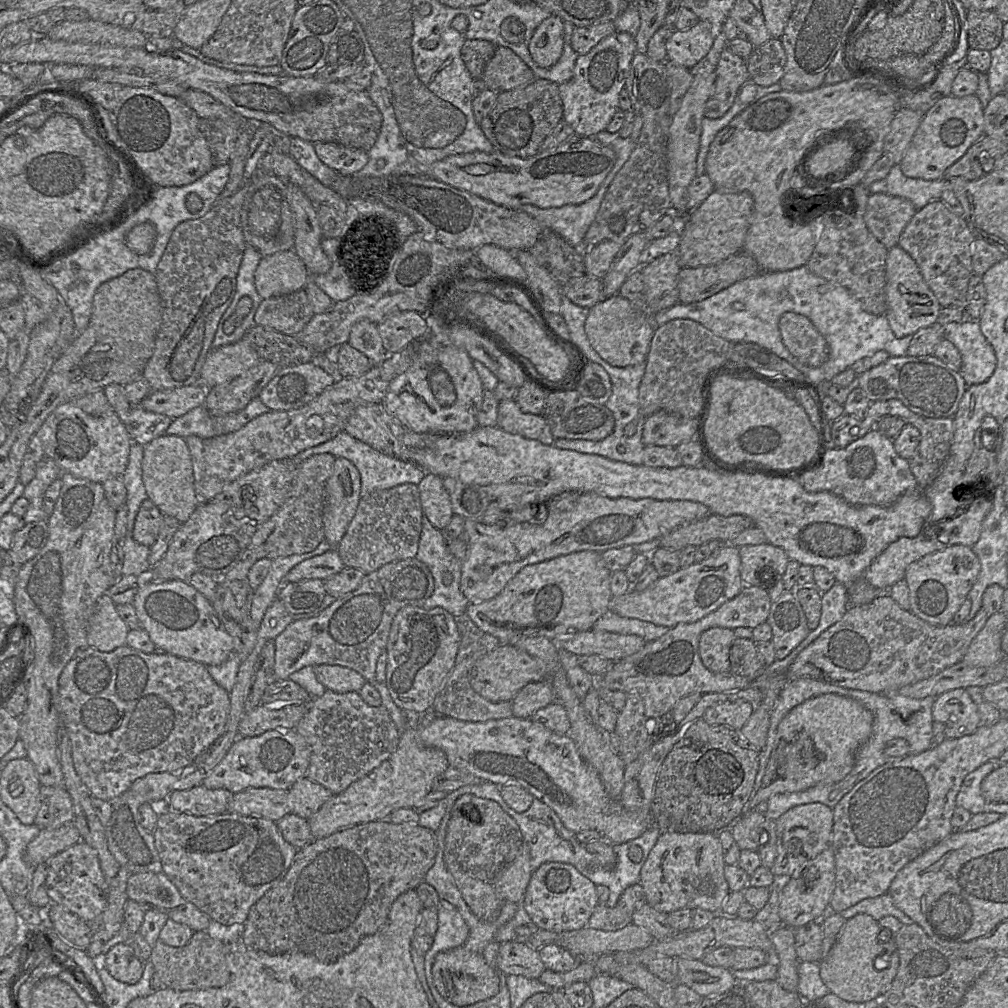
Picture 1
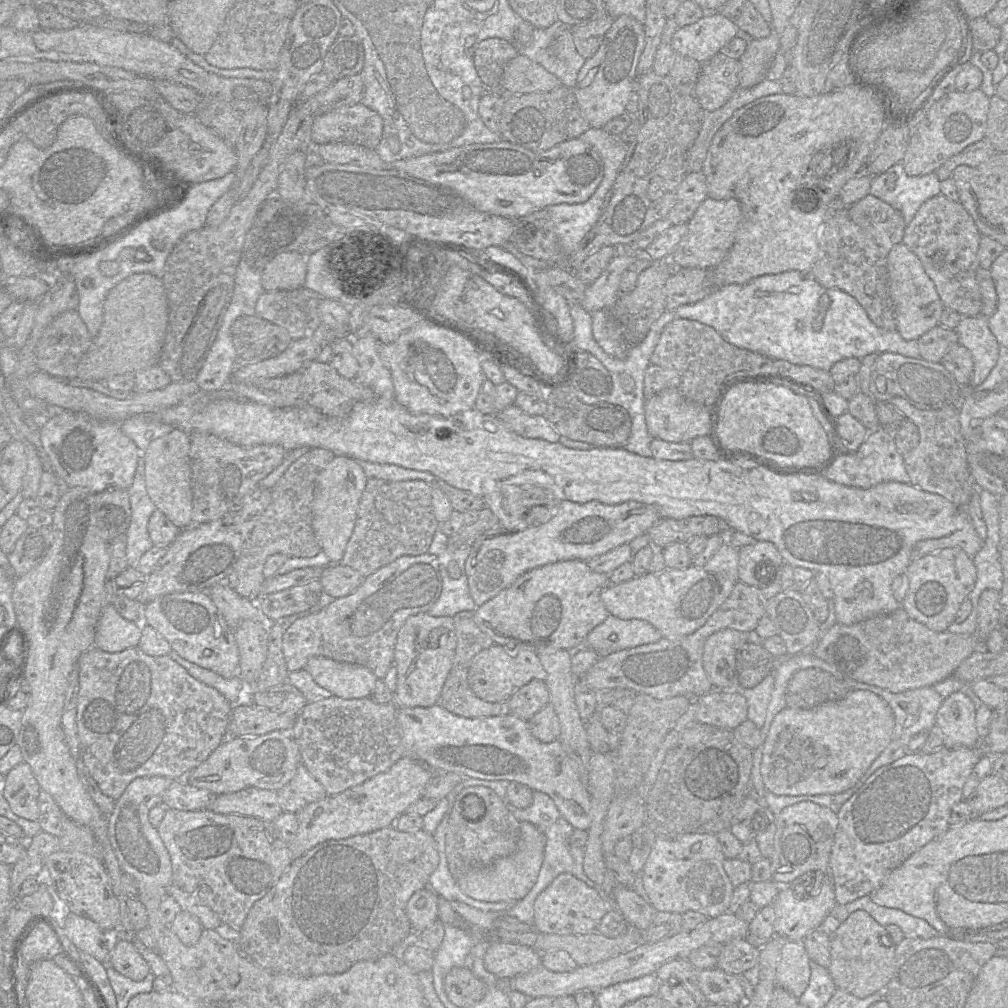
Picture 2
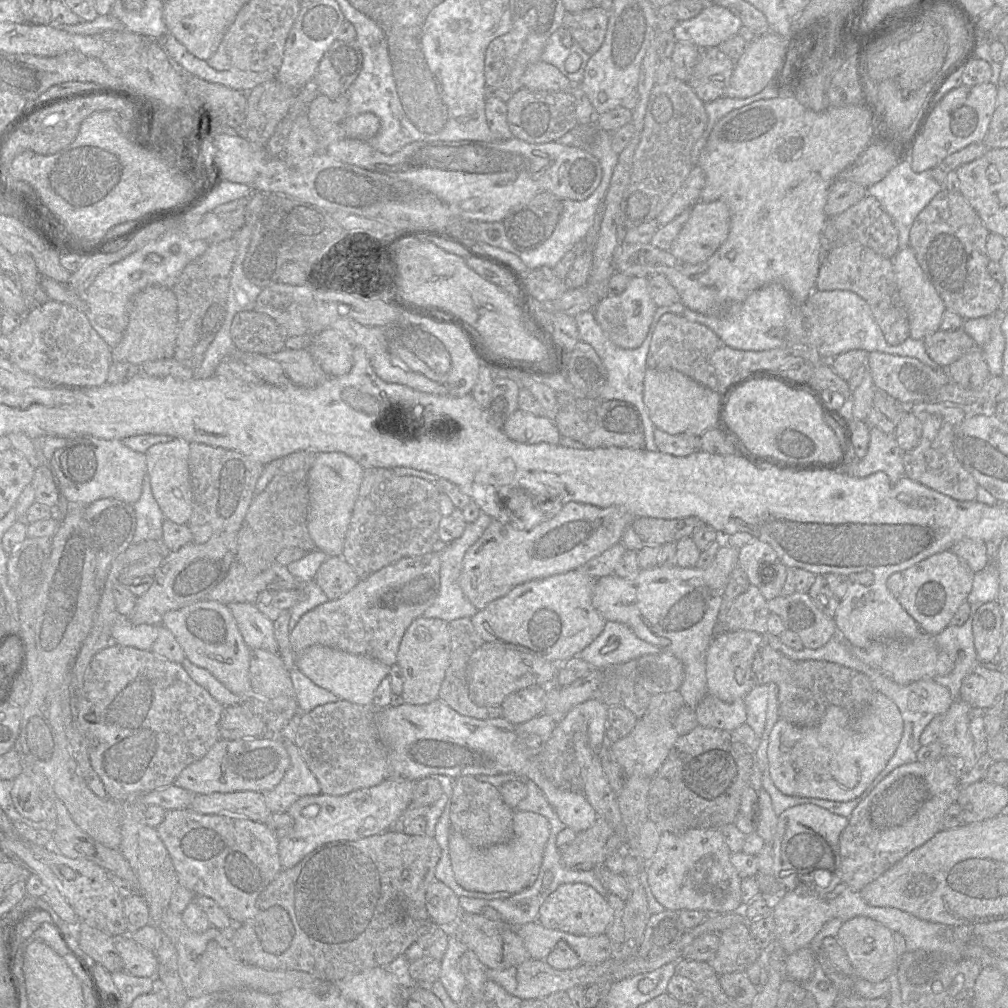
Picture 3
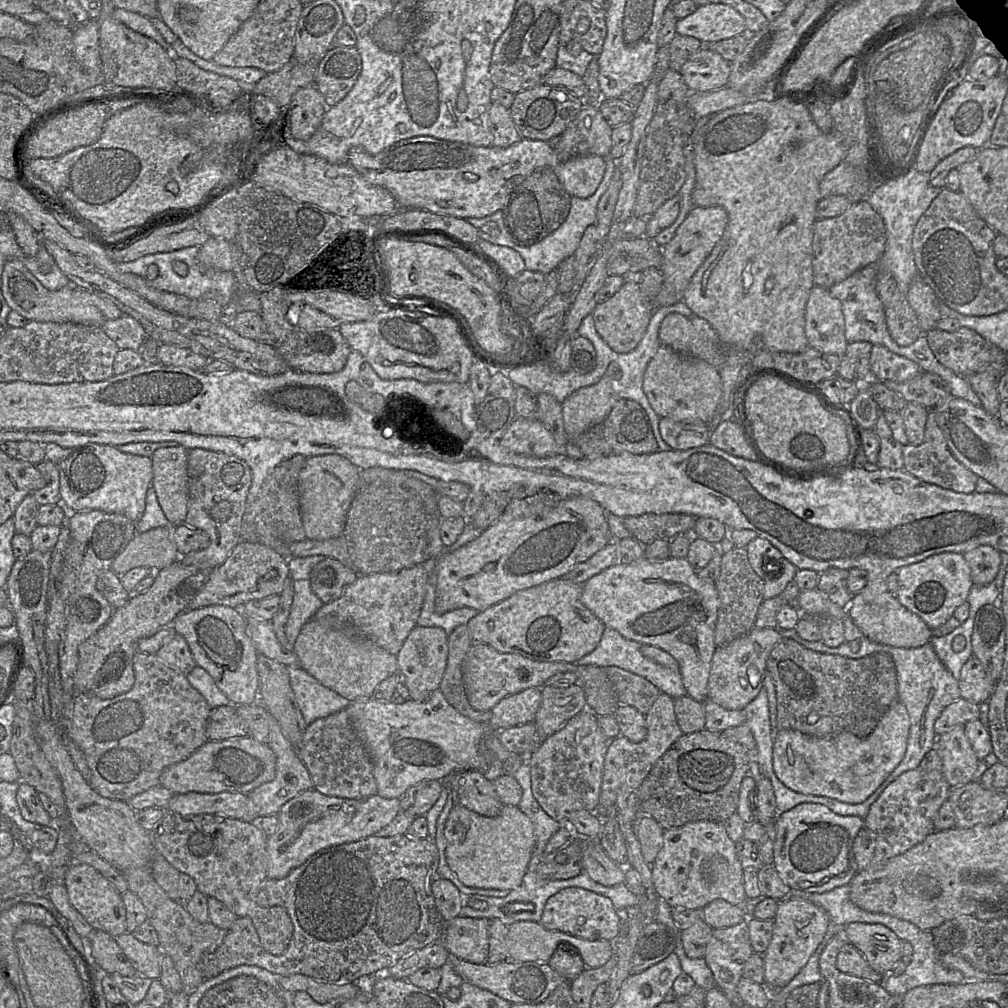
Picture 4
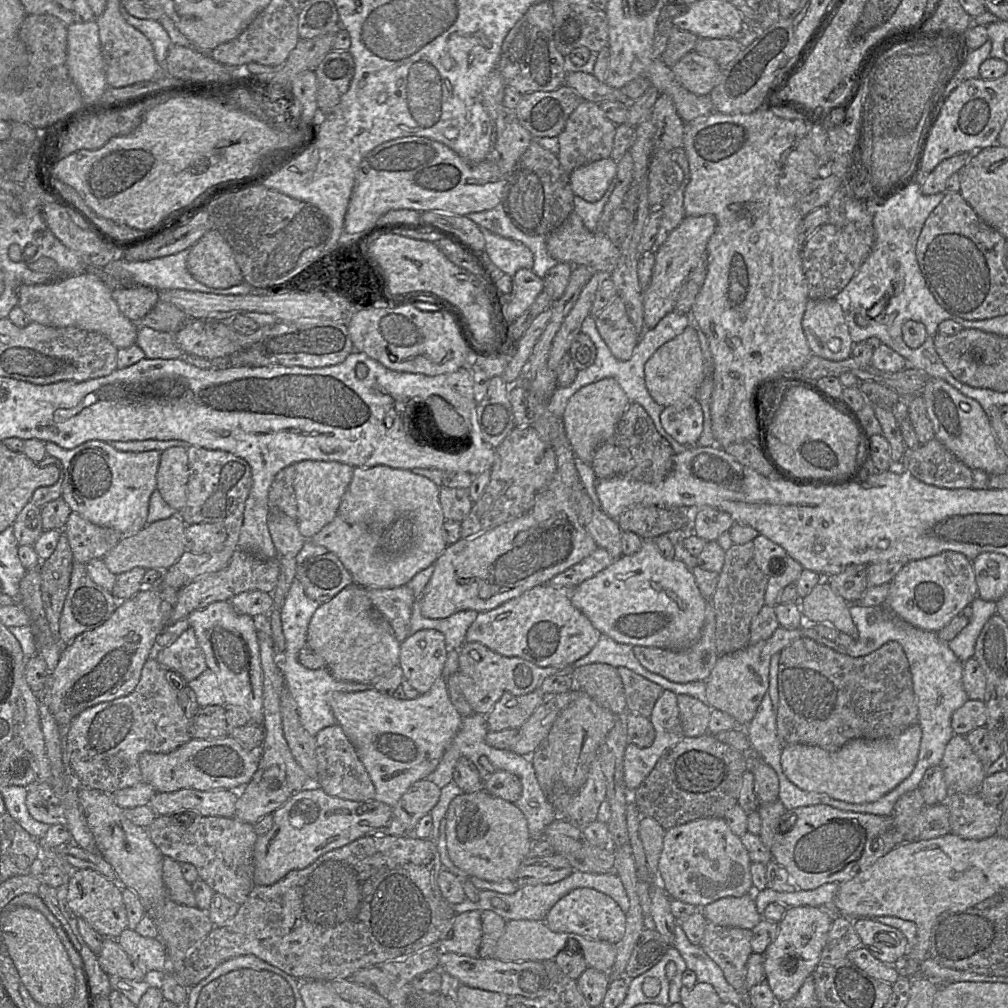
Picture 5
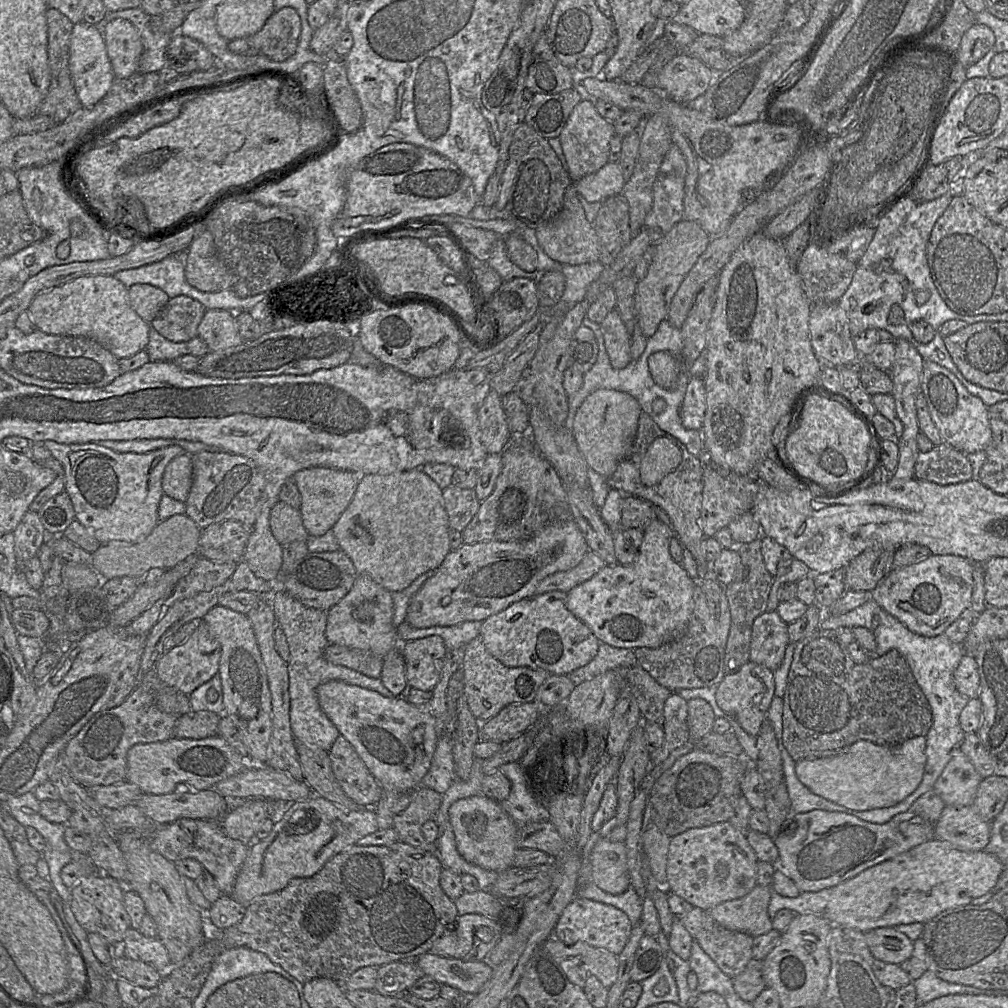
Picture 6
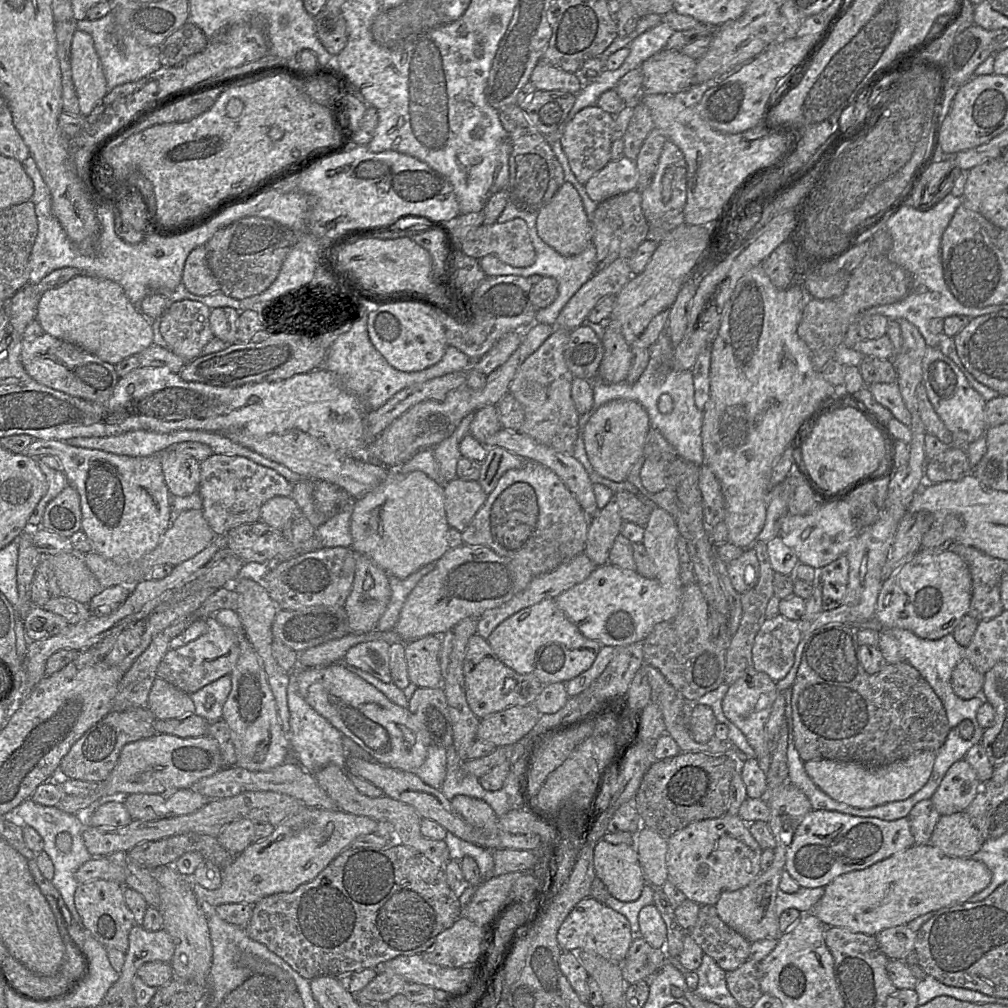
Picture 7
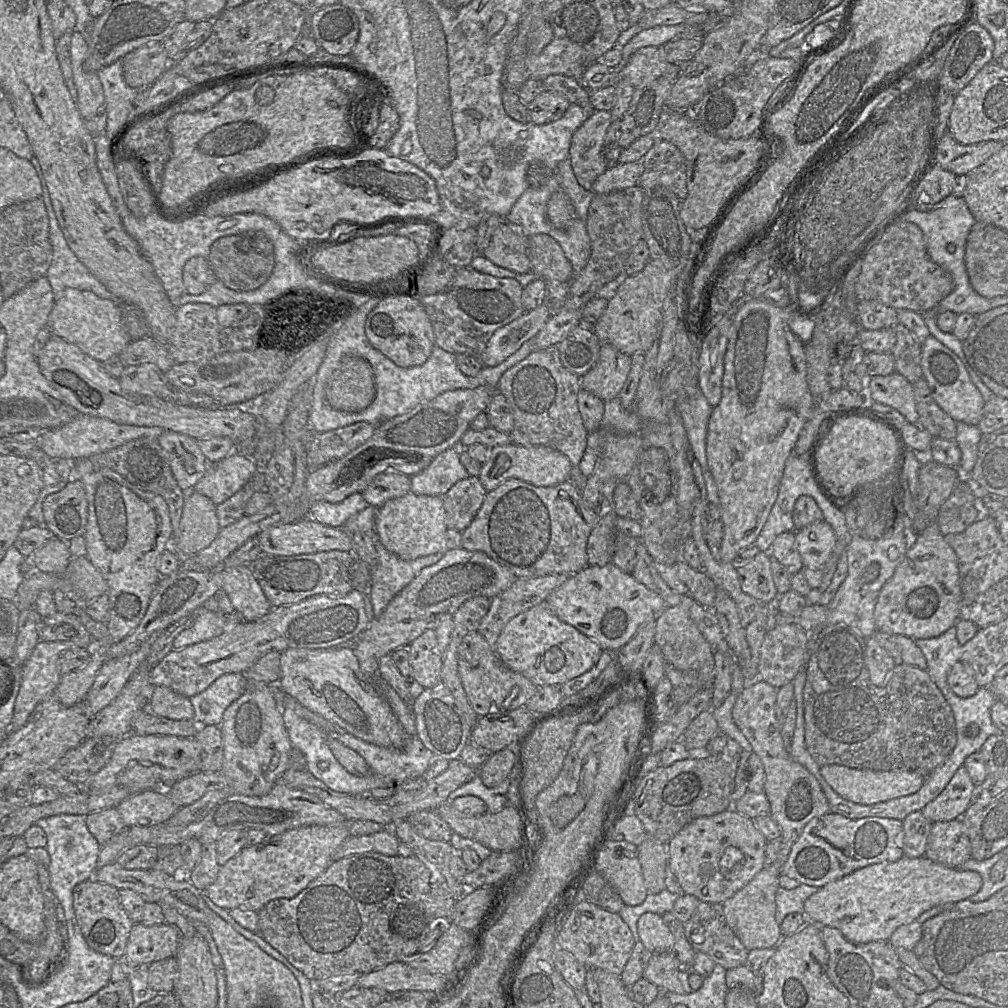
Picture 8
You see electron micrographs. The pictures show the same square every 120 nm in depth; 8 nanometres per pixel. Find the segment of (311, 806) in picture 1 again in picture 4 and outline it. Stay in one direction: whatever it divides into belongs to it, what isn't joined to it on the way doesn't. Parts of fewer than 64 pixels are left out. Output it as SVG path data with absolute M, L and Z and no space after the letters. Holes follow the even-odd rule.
M271 714L269 717L269 728L268 746L276 757L275 777L272 781L260 785L248 794L260 818L268 815L277 815L286 802L300 793L313 788L310 773L299 757L296 748L285 738L280 725Z

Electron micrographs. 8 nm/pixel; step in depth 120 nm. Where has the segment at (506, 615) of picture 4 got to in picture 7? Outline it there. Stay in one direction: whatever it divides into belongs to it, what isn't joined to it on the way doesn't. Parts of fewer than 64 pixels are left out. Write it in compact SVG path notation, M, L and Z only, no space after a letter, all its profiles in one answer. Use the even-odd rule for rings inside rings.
M554 598L511 615L493 630L487 642L506 666L519 674L533 674L544 685L566 683L588 670L602 646L585 637L558 608Z

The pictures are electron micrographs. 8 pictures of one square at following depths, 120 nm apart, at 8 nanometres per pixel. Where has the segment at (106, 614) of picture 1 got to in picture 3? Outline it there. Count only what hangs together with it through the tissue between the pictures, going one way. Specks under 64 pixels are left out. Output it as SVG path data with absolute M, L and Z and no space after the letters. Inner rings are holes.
M120 615L111 629L113 643L141 650L151 650L157 637L157 625L135 625L128 617L122 615Z

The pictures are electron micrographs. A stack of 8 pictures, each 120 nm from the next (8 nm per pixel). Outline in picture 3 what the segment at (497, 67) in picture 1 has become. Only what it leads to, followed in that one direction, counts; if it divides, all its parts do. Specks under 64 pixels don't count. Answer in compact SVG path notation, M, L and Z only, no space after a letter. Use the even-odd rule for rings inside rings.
M538 61L526 69L522 86L526 89L559 92L573 91L575 85L556 66Z

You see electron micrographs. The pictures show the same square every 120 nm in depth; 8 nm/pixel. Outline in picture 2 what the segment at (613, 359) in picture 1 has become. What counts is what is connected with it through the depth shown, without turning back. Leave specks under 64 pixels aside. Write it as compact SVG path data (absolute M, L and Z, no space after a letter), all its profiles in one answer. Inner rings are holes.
M607 310L592 312L592 333L598 345L608 355L625 359L630 346L622 334L619 323L611 316Z

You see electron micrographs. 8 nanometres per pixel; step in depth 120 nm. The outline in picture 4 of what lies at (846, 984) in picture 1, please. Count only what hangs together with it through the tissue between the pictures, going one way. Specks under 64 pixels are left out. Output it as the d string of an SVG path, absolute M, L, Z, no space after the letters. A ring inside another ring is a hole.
M853 922L843 928L843 934L870 967L881 975L890 974L901 960L902 940L882 924Z

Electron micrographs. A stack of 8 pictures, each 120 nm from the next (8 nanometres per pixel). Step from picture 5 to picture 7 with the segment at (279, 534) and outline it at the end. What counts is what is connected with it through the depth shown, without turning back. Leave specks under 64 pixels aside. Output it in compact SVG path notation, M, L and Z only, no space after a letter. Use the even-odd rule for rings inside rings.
M275 496L261 506L259 521L282 531L300 514L302 514L300 508L290 496Z

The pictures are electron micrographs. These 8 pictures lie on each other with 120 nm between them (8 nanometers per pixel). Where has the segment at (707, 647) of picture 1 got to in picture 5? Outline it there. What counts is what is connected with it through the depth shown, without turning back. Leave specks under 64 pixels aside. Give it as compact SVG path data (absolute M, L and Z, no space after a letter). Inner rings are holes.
M782 626L766 640L730 654L718 657L718 660L705 681L706 697L711 707L723 711L733 717L739 727L748 725L768 692L769 666L774 654L780 653L794 640L802 637L800 628L787 629Z

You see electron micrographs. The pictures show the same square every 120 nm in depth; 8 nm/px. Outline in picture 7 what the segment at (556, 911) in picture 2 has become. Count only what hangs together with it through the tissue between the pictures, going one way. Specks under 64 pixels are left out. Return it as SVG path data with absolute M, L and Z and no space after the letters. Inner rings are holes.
M589 896L579 901L567 915L559 927L557 940L562 951L587 951L622 964L633 941L633 933L624 915Z

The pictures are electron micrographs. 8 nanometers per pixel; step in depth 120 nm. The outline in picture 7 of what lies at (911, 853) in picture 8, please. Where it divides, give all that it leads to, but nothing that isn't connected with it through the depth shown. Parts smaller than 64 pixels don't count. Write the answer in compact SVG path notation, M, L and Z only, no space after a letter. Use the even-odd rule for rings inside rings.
M931 799L922 800L915 804L907 817L915 845L930 843L931 835L940 818Z

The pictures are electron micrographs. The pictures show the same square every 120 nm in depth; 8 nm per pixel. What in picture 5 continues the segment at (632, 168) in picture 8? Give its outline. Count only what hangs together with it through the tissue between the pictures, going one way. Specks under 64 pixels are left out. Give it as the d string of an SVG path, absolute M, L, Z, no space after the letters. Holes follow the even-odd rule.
M599 160L572 171L569 174L570 187L574 196L595 203L604 196L616 173L617 163L614 160Z

